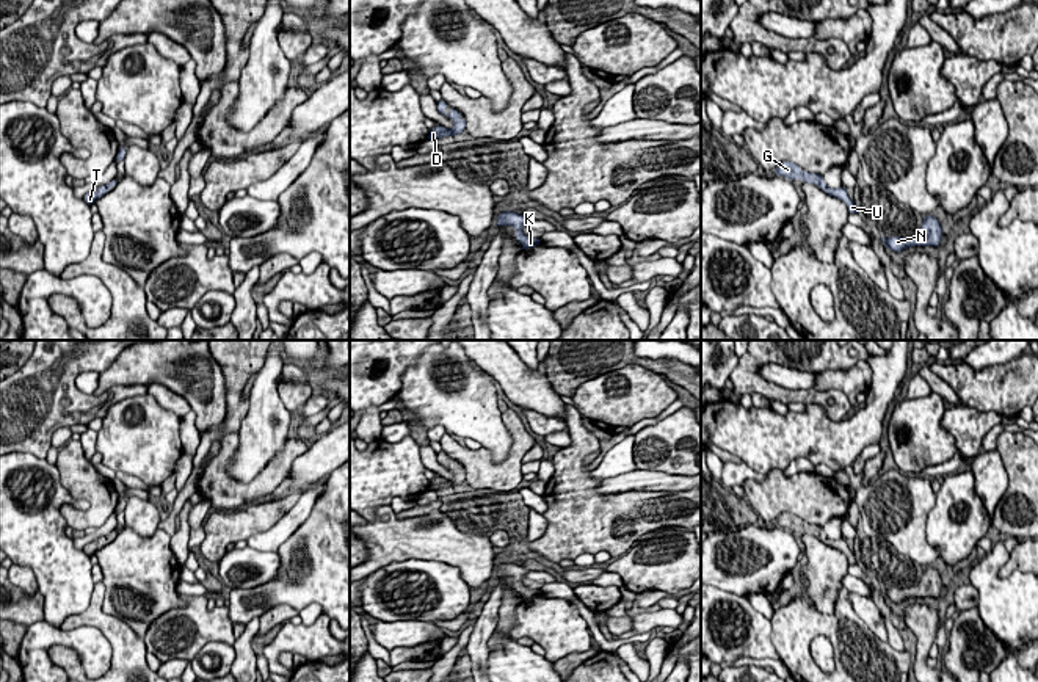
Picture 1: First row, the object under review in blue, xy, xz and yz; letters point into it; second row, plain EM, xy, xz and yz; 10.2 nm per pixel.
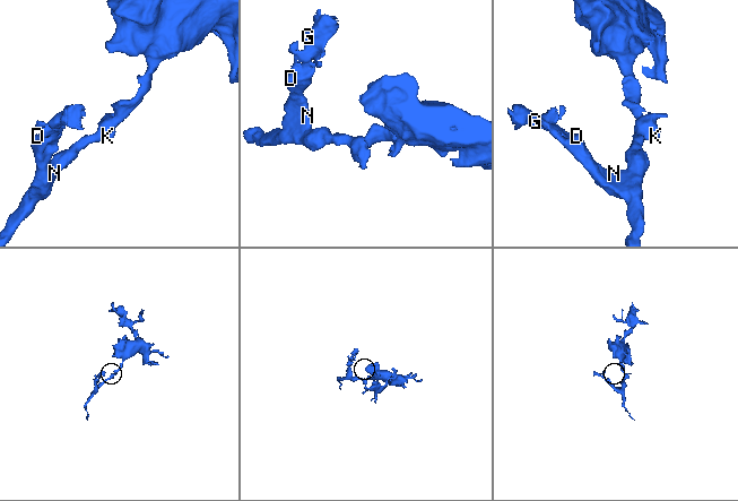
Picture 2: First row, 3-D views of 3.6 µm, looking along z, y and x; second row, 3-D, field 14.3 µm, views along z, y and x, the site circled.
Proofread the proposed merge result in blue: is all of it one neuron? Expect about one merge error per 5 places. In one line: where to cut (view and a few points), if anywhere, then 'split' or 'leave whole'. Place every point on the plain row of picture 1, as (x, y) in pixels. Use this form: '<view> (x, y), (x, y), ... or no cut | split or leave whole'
no cut | leave whole

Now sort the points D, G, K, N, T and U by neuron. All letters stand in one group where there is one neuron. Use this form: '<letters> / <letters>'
D G K N T U

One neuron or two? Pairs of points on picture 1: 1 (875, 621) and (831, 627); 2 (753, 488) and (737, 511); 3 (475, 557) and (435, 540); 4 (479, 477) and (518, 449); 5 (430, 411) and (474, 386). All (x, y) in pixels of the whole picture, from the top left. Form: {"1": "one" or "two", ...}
{"1": "two", "2": "two", "3": "one", "4": "one", "5": "one"}

